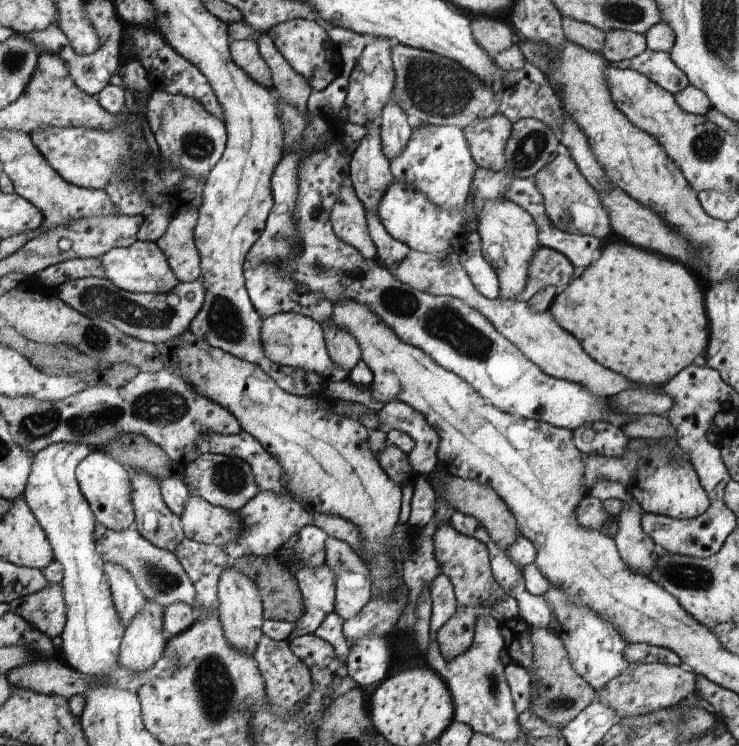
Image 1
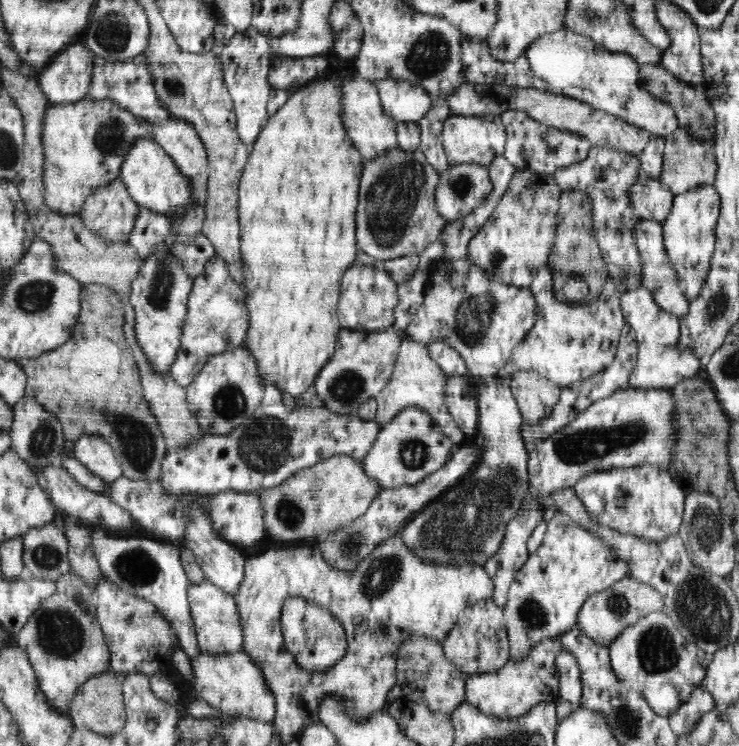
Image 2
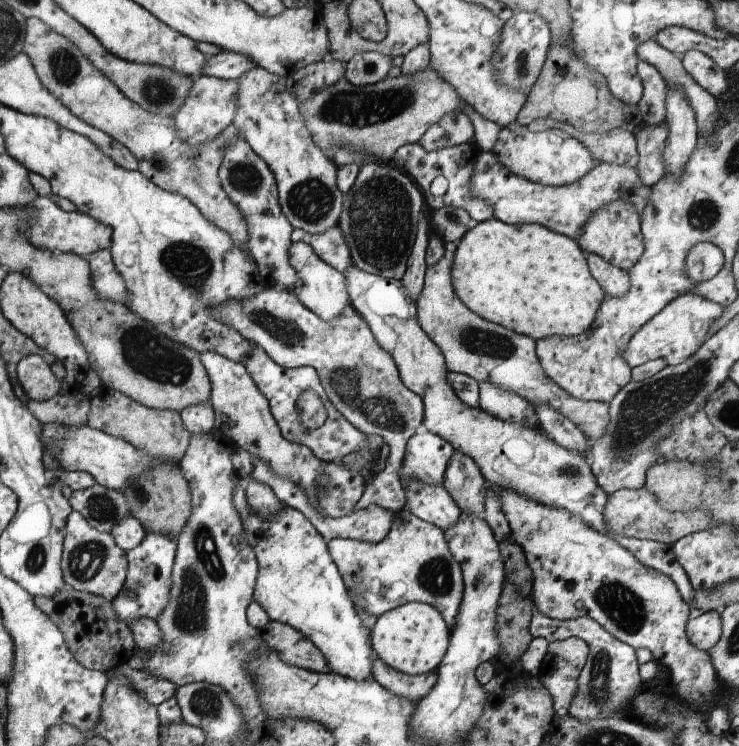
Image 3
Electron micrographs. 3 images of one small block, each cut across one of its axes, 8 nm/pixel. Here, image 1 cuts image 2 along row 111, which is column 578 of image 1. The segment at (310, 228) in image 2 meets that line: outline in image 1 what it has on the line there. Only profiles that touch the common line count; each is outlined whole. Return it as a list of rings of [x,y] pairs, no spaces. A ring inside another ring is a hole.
[[[616,242],[602,247],[600,258],[585,268],[567,288],[558,292],[549,309],[559,324],[577,337],[583,348],[595,360],[600,360],[600,364],[620,372],[636,384],[663,387],[680,370],[692,365],[698,356],[704,356],[706,352],[710,331],[704,298],[699,277],[689,266],[660,253]]]

